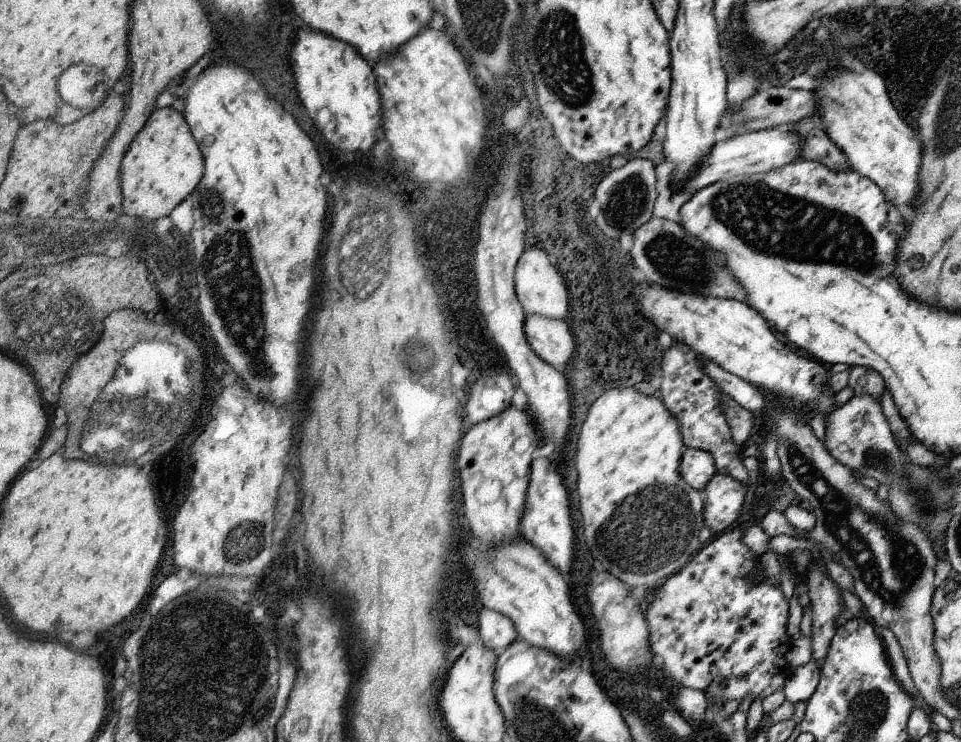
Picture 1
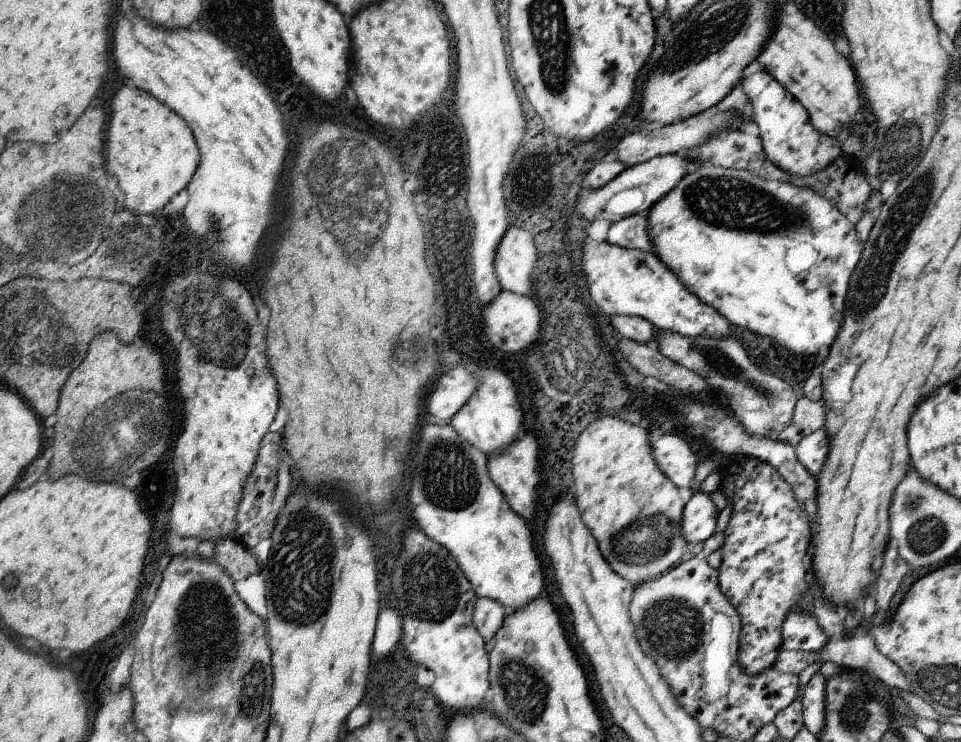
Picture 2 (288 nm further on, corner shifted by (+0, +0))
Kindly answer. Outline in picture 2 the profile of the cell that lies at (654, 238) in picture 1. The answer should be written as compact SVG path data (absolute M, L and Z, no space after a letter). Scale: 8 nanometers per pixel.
M647 212L627 216L611 224L609 230L605 232L605 242L627 250L641 250L645 254L655 256L655 248L647 236Z

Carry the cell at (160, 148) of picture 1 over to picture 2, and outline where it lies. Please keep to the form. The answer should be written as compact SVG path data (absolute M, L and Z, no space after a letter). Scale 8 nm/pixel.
M121 86L109 104L105 168L117 178L123 204L129 210L153 212L183 190L195 172L199 152L187 124L167 106L137 88Z

